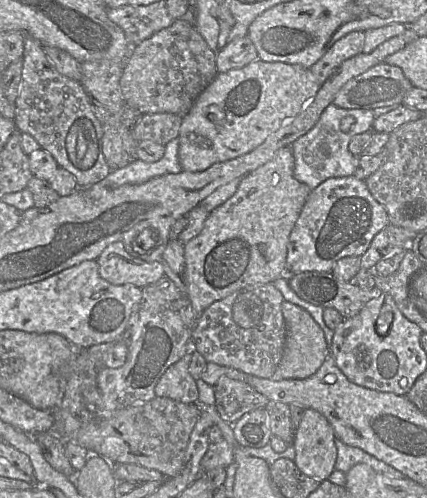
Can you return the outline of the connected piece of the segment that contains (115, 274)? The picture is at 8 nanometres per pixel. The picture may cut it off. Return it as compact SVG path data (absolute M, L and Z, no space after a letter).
M122 241L108 245L96 262L100 276L113 285L133 284L143 288L165 275L161 262L131 256Z

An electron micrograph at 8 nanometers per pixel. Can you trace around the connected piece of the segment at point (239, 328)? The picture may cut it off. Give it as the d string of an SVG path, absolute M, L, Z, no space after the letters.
M269 283L246 286L213 302L198 317L191 334L191 348L198 351L206 362L234 368L257 377L271 378L281 360L286 341L286 323L281 309L284 300L281 292Z

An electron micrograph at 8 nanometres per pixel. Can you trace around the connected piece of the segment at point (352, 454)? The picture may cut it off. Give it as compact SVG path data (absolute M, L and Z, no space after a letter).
M335 437L335 445L337 448L337 458L335 469L344 473L348 472L354 465L363 463L369 465L376 472L385 474L395 479L404 479L406 476L392 466L375 458L371 454L360 448L349 446Z

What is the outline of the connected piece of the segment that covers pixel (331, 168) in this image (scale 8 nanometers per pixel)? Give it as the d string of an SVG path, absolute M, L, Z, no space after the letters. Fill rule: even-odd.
M330 103L321 114L314 127L299 137L291 145L295 159L294 176L305 183L311 190L328 178L351 176L356 170L356 159L348 148L350 139L372 129L375 115L373 109L345 109ZM344 117L353 117L354 123L349 131L341 130L340 123Z

